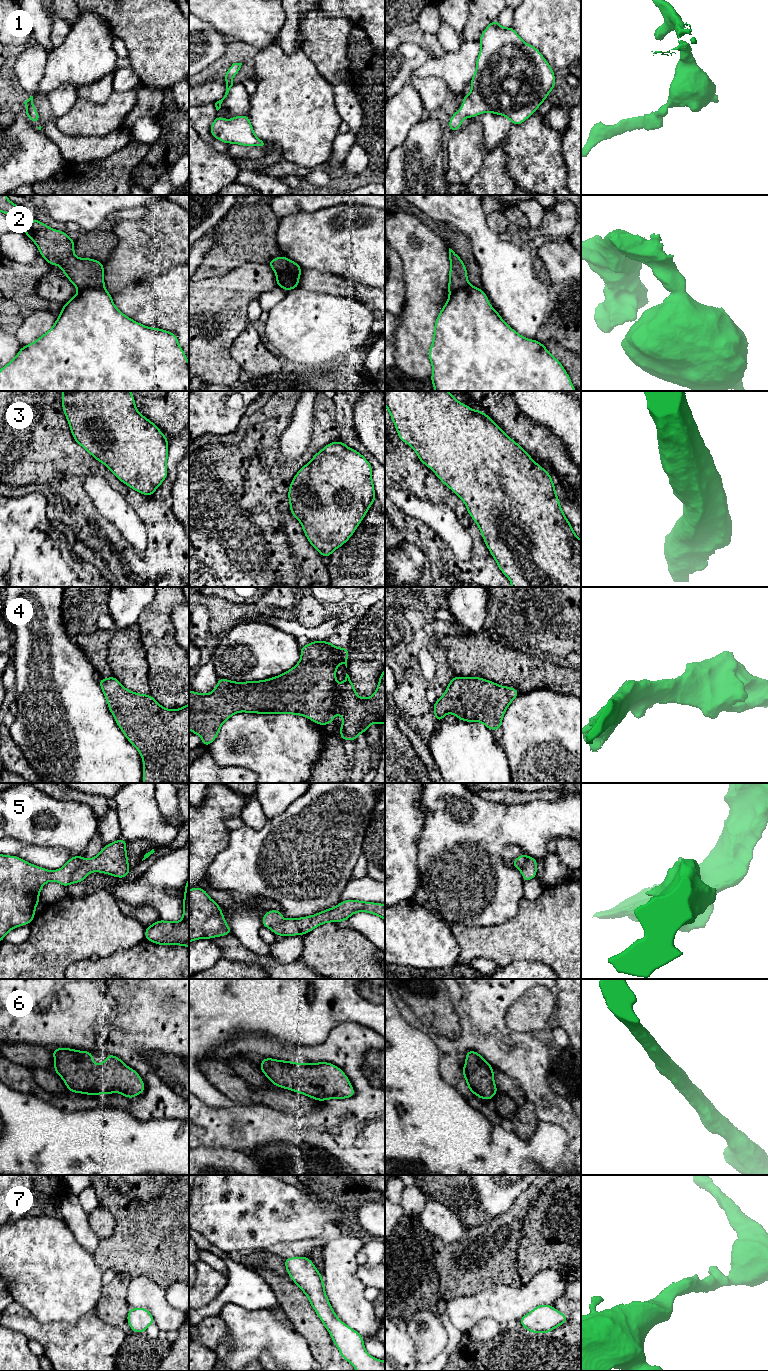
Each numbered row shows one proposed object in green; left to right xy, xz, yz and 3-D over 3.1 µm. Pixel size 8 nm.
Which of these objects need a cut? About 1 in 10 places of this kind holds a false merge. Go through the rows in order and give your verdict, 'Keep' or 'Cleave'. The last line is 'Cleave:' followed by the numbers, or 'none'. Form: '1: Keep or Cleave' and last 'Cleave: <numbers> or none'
1: Keep
2: Cleave
3: Keep
4: Keep
5: Cleave
6: Keep
7: Keep
Cleave: 2, 5

